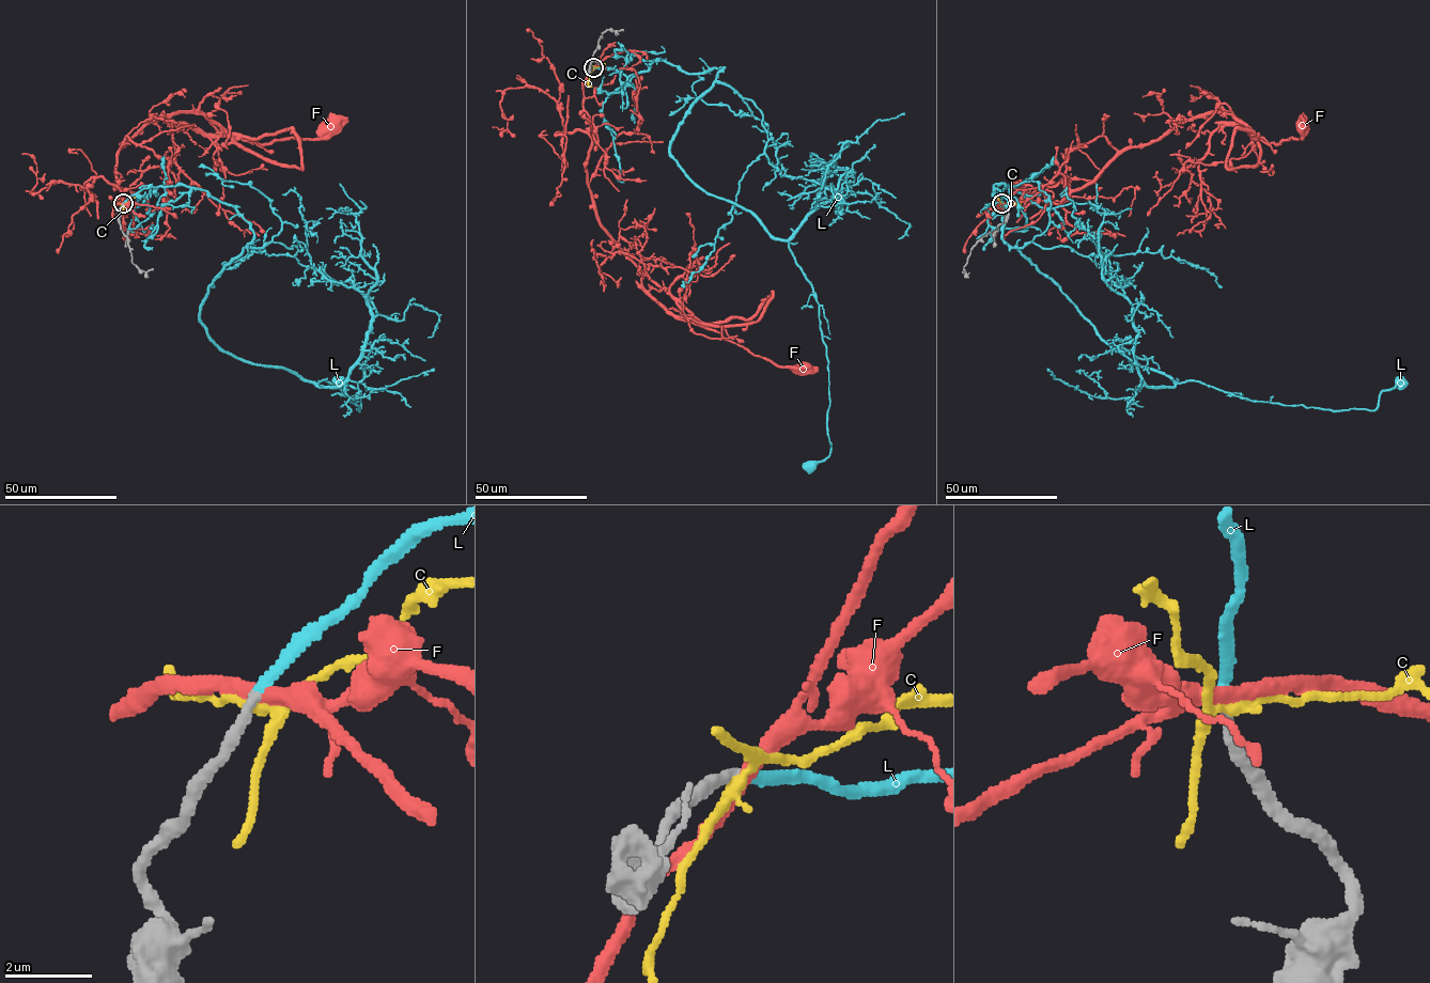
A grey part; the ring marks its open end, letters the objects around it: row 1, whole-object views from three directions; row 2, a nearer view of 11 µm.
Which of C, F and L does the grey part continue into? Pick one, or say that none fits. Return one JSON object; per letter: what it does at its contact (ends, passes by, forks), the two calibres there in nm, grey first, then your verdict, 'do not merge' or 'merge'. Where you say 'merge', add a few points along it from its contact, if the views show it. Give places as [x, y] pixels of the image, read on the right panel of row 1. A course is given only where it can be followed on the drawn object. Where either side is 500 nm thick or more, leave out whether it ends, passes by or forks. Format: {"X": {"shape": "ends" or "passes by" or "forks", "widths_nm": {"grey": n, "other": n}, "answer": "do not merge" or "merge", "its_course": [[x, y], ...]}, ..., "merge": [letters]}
{"C": {"shape": "forks", "widths_nm": {"grey": 300, "other": 200}, "answer": "do not merge"}, "F": {"shape": "passes by", "widths_nm": {"grey": 260, "other": 320}, "answer": "do not merge"}, "L": {"shape": "ends", "widths_nm": {"grey": 240, "other": 240}, "answer": "merge", "its_course": [[1001, 203], [1011, 186], [995, 184], [1001, 238], [1175, 384], [1341, 410], [1400, 384]]}, "merge": ["L"]}

